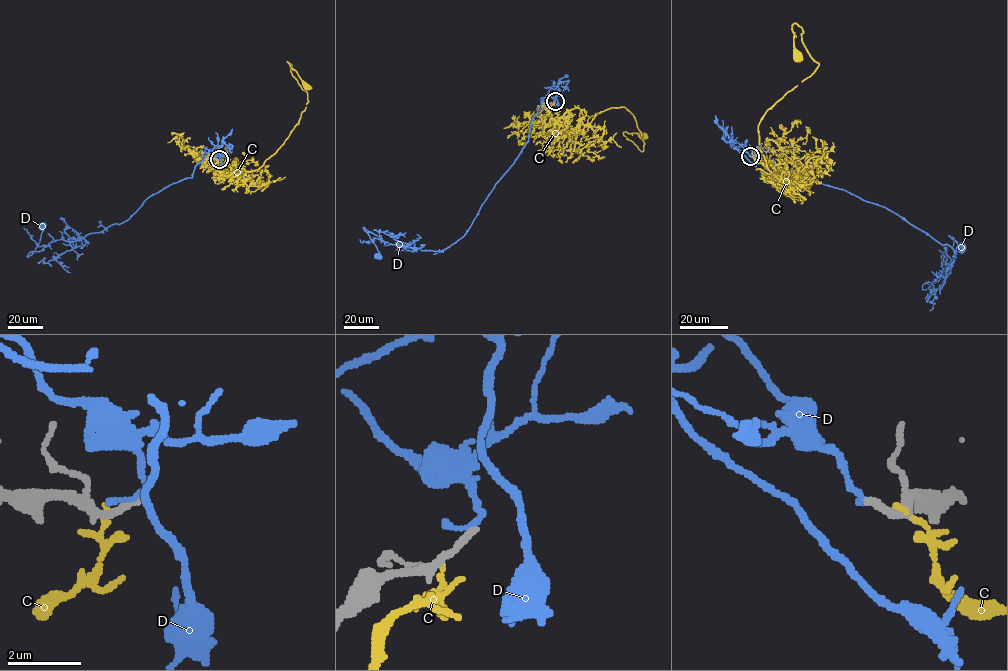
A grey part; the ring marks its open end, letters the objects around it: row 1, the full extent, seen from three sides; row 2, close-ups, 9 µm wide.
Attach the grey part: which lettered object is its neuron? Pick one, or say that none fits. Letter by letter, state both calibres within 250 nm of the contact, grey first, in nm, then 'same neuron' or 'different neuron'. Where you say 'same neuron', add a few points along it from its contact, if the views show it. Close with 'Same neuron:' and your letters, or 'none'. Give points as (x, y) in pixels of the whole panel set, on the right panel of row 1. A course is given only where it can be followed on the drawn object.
C: calibres 190 and 130 nm; different neuron
D: calibres 200 and 180 nm; different neuron
Same neuron: none

